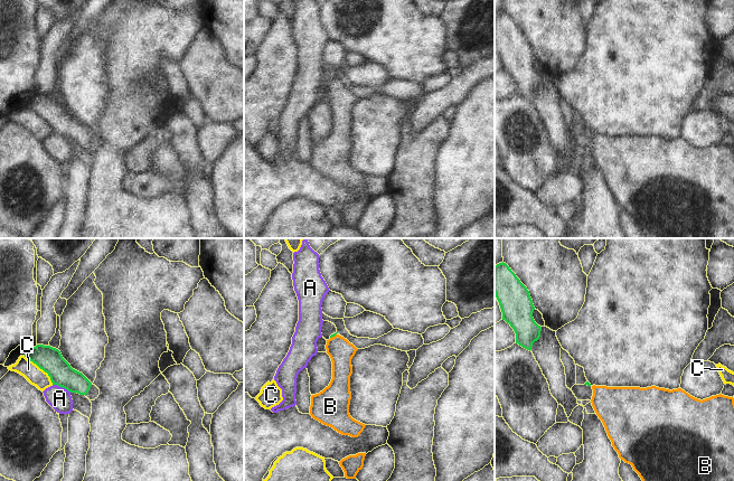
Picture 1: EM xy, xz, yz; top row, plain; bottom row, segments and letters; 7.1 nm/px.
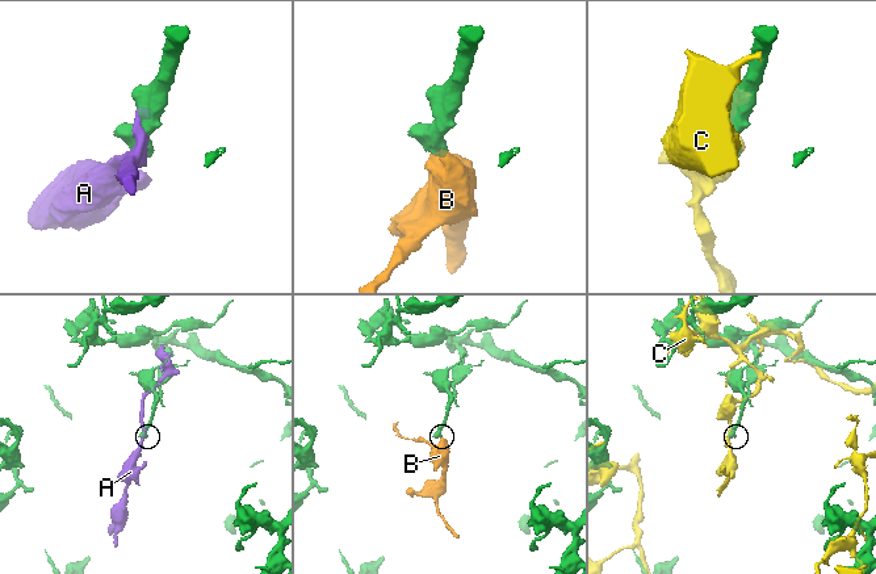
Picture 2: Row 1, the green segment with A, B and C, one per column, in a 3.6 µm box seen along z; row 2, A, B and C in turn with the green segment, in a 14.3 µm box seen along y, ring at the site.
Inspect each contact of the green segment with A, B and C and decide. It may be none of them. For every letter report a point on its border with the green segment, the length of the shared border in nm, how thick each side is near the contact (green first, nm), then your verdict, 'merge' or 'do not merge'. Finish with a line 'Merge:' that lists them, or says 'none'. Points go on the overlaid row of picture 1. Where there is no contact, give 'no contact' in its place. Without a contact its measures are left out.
A: xy (62, 386) | 150 nm | 180/160 nm | do not merge
B: xz (332, 336) | 60 nm | 20/180 nm | merge
C: xy (40, 368) | 300 nm | 180/130 nm | do not merge
Merge: B

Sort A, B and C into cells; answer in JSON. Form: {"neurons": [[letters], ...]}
{"neurons": [["A"], ["B"], ["C"]]}

